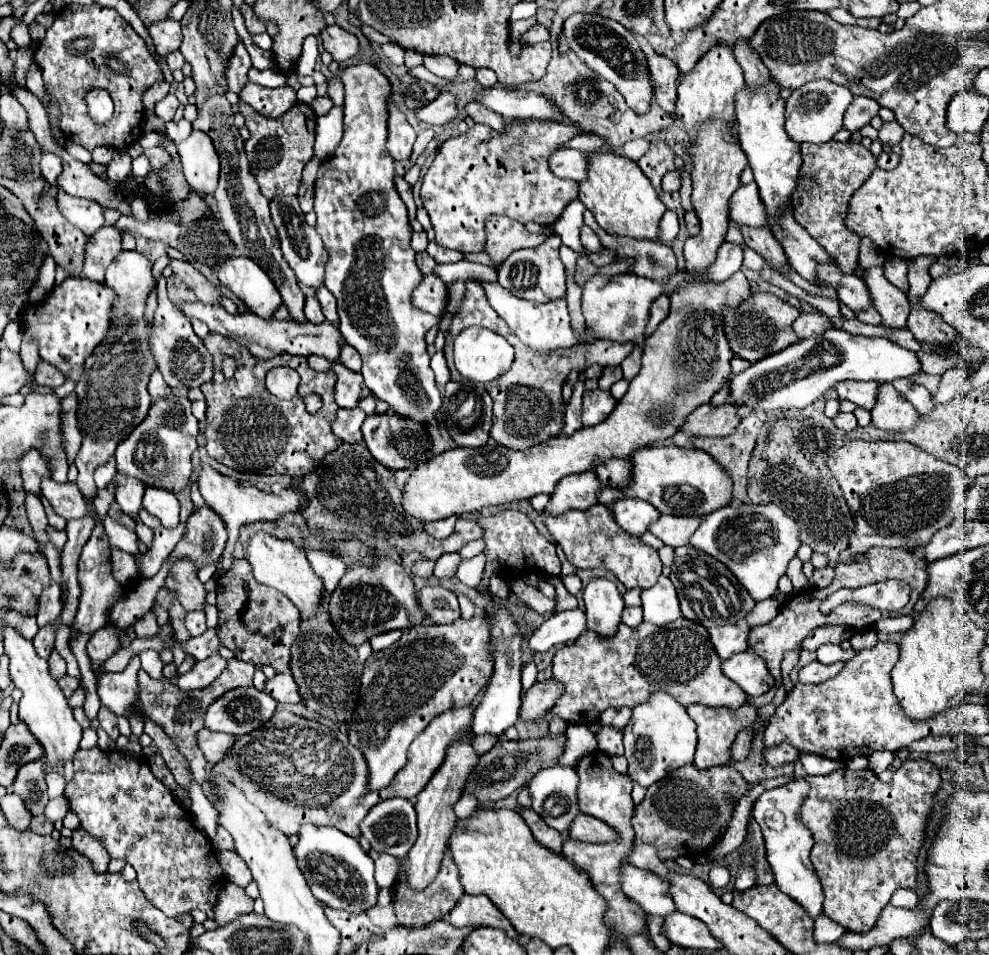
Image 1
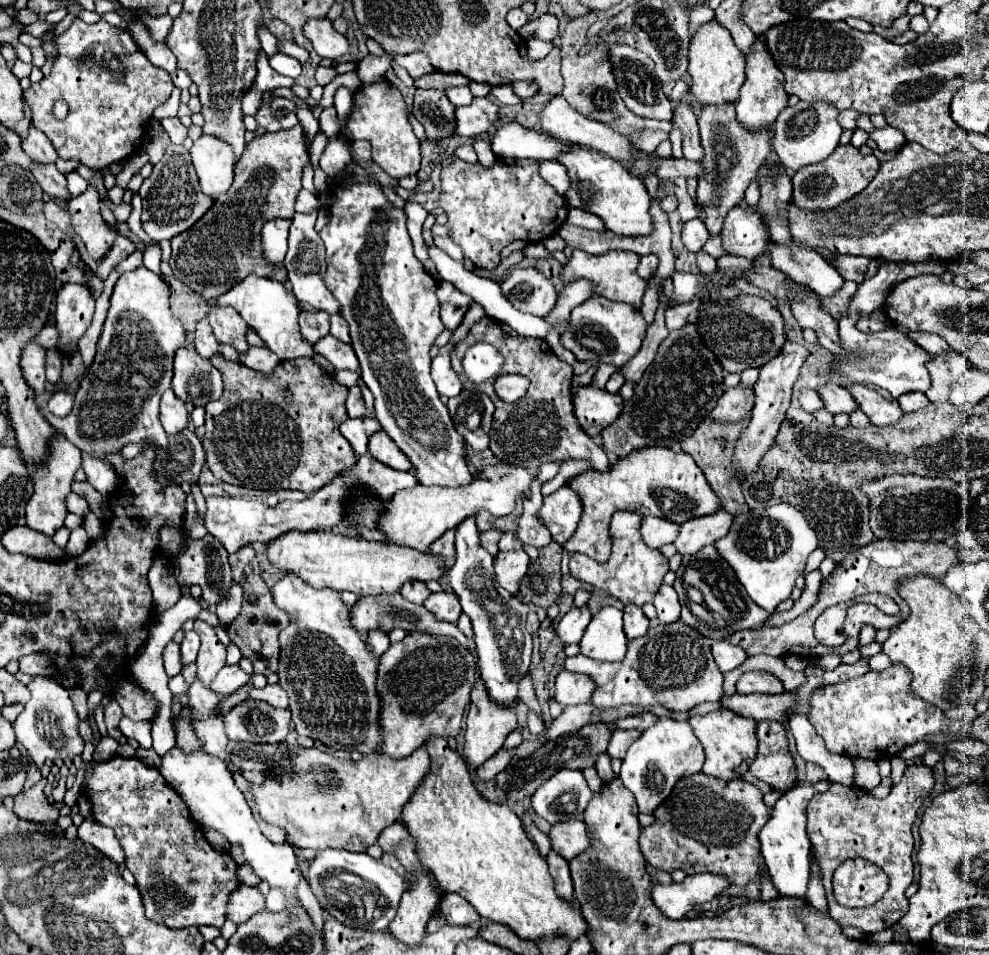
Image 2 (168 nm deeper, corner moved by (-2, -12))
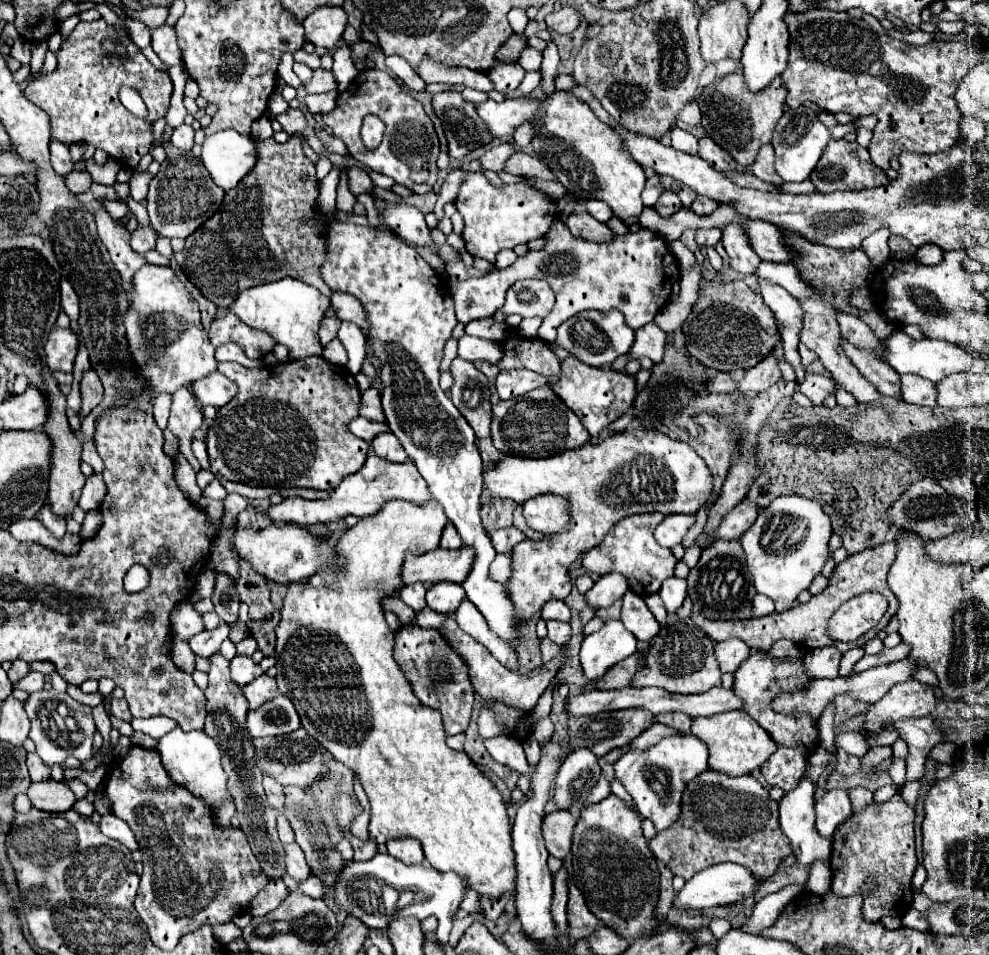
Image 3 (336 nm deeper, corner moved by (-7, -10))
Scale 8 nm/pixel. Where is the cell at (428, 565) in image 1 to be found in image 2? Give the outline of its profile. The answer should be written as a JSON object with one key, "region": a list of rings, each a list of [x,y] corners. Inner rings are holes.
{"region":[[[406,582],[406,586],[400,588],[400,594],[412,604],[422,604],[430,596],[430,590],[424,582]]]}

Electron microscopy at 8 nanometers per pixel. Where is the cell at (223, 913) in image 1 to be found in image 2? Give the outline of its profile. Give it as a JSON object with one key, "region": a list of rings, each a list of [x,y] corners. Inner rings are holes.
{"region":[[[238,886],[234,890],[234,894],[230,896],[226,918],[230,918],[236,924],[242,924],[250,916],[254,916],[256,912],[260,912],[264,908],[266,908],[266,898],[258,892],[258,888],[254,888],[254,886]]]}

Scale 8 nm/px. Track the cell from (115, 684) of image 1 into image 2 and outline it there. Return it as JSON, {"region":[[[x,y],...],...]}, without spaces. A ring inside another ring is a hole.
{"region":[[[122,718],[120,730],[124,732],[126,738],[138,740],[140,746],[150,748],[152,746],[152,736],[150,736],[150,722],[132,722],[130,718]]]}

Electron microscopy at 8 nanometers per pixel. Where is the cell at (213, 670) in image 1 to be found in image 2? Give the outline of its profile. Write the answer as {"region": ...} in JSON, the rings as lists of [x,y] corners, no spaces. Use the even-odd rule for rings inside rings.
{"region":[[[234,664],[234,666],[224,666],[218,672],[218,678],[214,678],[210,690],[218,692],[222,696],[230,696],[246,684],[250,684],[250,674],[246,674],[238,664]]]}

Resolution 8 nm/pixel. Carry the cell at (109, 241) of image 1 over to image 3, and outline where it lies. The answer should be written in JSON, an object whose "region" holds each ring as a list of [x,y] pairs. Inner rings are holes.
{"region":[[[137,228],[133,234],[131,234],[131,248],[139,254],[145,254],[149,250],[155,248],[155,240],[157,240],[157,234],[153,228]]]}

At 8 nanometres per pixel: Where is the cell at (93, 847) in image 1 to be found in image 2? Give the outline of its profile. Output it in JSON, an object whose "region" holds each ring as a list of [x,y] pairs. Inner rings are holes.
{"region":[[[86,818],[82,822],[82,826],[78,828],[78,838],[96,846],[102,854],[112,858],[116,864],[124,862],[124,850],[120,846],[120,840],[116,838],[114,830],[108,828],[108,826],[98,824],[94,818]]]}

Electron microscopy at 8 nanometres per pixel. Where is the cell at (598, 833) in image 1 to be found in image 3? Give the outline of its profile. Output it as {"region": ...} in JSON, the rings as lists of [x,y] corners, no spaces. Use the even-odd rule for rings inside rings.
{"region":[[[555,810],[543,820],[543,838],[547,844],[547,852],[559,860],[565,860],[571,852],[573,830],[577,818],[567,810]]]}

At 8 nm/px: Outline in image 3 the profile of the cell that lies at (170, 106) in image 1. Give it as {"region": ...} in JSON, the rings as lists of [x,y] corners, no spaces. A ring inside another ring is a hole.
{"region":[[[181,124],[173,130],[171,142],[179,148],[179,150],[191,150],[193,148],[193,128],[187,124]]]}

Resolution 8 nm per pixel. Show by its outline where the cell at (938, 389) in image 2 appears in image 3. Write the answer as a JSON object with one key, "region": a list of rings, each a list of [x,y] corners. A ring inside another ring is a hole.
{"region":[[[965,372],[951,374],[951,376],[943,378],[941,382],[937,382],[937,404],[943,408],[971,406]]]}

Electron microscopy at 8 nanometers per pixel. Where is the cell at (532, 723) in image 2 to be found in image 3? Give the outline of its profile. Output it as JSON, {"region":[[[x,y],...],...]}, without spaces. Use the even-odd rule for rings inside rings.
{"region":[[[531,734],[531,742],[523,742],[525,754],[527,754],[527,762],[529,764],[537,764],[539,762],[539,754],[541,754],[541,746],[537,742],[537,738]]]}

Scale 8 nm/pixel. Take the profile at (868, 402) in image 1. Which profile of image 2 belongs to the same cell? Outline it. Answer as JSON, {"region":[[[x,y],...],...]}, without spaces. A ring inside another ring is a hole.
{"region":[[[826,382],[826,384],[818,386],[816,392],[820,394],[824,408],[826,408],[828,412],[832,412],[832,414],[838,414],[838,412],[850,414],[852,410],[858,408],[858,404],[856,404],[854,398],[850,396],[850,392],[848,392],[846,388],[842,388],[842,386],[834,384],[834,382]]]}

